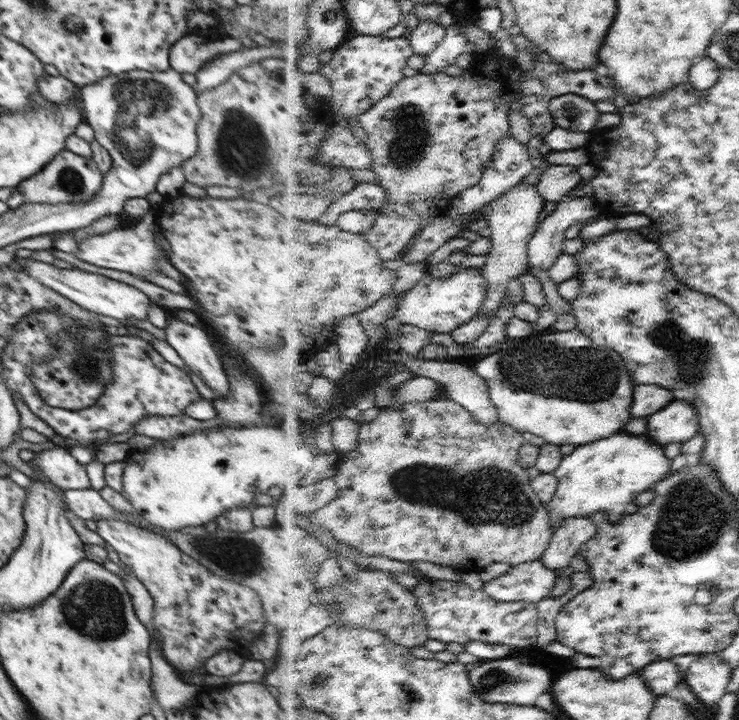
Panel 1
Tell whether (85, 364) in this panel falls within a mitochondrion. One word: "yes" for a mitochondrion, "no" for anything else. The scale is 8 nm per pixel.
yes

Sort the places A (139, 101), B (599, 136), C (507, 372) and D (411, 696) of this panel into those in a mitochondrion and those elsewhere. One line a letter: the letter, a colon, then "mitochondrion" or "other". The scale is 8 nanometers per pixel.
A: mitochondrion
B: other
C: mitochondrion
D: other

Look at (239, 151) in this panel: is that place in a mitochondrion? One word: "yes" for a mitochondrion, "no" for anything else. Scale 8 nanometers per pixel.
yes

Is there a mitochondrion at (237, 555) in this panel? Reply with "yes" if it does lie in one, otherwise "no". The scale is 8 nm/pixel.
yes

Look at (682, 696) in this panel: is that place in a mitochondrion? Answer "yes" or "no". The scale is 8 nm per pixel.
no

